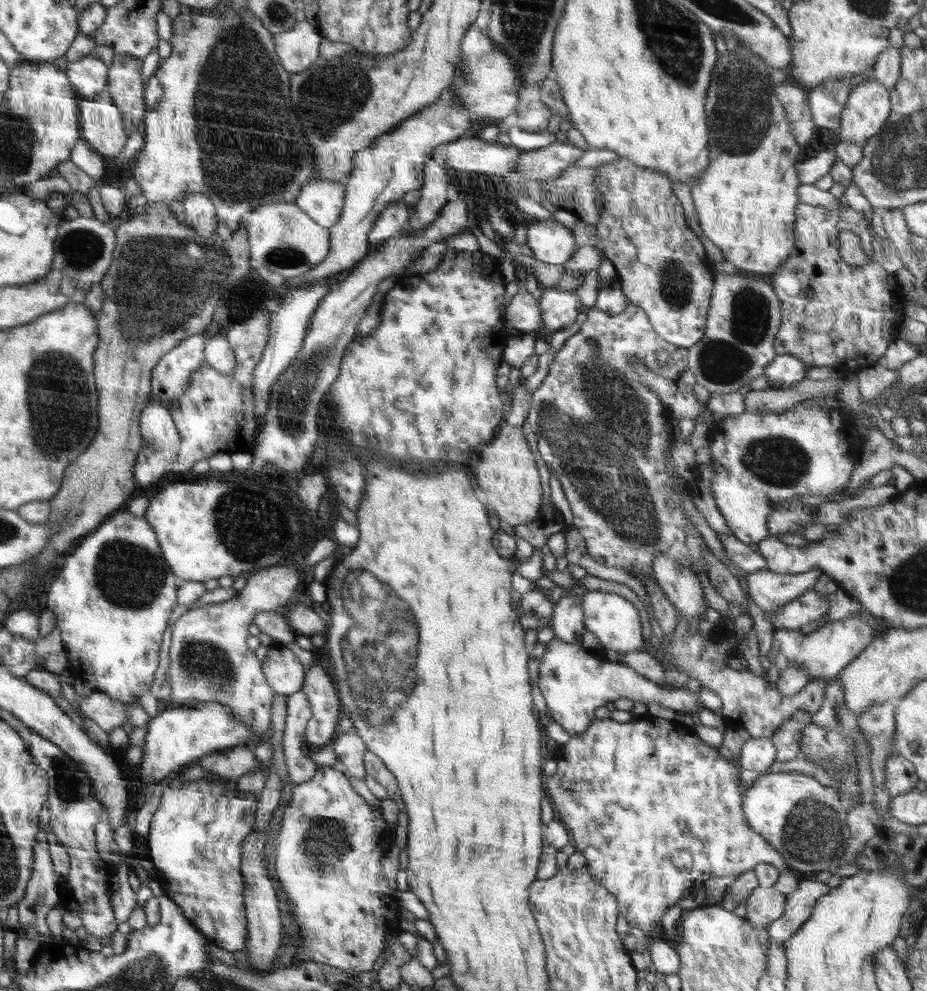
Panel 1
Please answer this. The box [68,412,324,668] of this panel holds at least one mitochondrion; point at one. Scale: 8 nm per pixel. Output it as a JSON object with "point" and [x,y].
{"point":[251,528]}

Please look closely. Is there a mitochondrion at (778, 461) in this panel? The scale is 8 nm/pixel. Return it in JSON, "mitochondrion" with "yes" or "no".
{"mitochondrion":"yes"}

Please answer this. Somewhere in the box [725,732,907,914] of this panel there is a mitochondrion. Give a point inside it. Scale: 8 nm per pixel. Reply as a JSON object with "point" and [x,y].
{"point":[812,833]}

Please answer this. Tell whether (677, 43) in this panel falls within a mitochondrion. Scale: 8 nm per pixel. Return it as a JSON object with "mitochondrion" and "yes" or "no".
{"mitochondrion":"yes"}

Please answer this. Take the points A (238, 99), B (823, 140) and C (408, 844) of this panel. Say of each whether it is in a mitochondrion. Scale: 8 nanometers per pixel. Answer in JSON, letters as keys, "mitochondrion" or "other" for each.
{"A":"mitochondrion","B":"mitochondrion","C":"other"}

